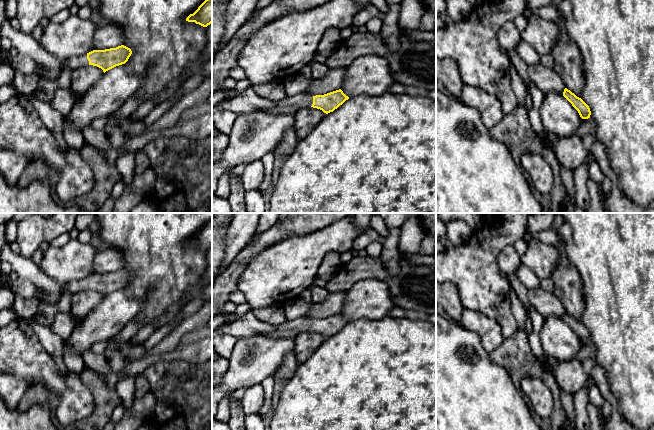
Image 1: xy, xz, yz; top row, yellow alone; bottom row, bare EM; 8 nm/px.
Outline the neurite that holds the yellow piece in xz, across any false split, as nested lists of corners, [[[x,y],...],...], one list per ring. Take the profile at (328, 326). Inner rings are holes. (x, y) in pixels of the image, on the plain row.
[[[251,311],[238,320],[222,324],[218,329],[230,334],[236,339],[251,337],[256,334],[267,334],[279,337],[296,337],[302,332],[313,331],[328,338],[342,329],[349,321],[341,313],[324,318],[312,320],[298,318],[293,321],[285,321],[282,324],[273,325],[258,320]]]

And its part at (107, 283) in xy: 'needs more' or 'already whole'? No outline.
needs more

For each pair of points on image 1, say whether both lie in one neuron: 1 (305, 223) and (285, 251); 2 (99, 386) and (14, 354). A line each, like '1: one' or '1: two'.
1: two
2: two

